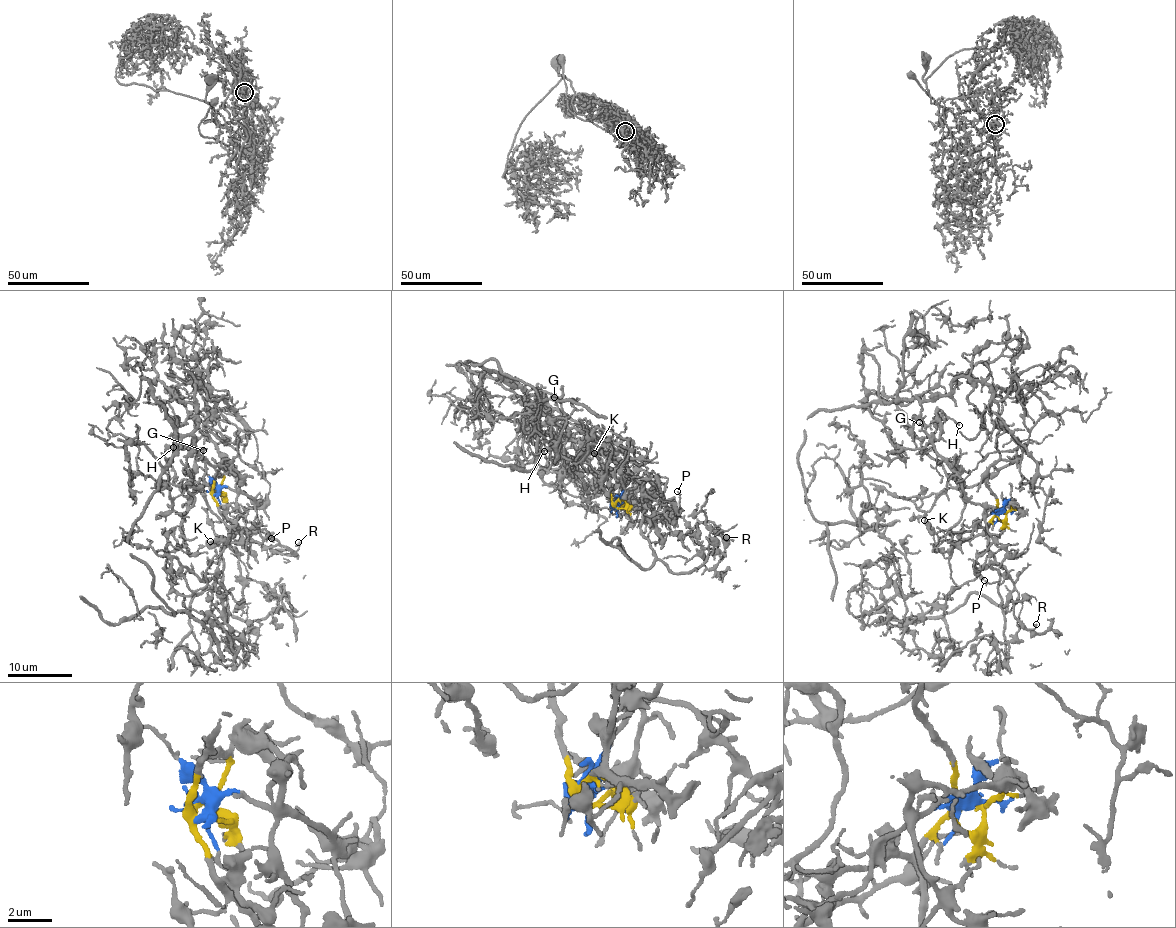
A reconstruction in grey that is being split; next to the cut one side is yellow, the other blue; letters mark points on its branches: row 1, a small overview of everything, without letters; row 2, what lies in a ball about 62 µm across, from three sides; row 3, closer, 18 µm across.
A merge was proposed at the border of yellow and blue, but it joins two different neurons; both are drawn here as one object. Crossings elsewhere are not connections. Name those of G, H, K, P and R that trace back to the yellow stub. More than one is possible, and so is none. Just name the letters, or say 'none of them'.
K, P, R

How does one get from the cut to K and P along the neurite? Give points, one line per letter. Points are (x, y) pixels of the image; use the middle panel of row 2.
K: (616, 508), (616, 499), (622, 496), (626, 465), (613, 457), (593, 452)
P: (616, 508), (615, 503), (621, 500), (636, 503), (653, 522), (670, 519), (679, 509), (677, 492)

